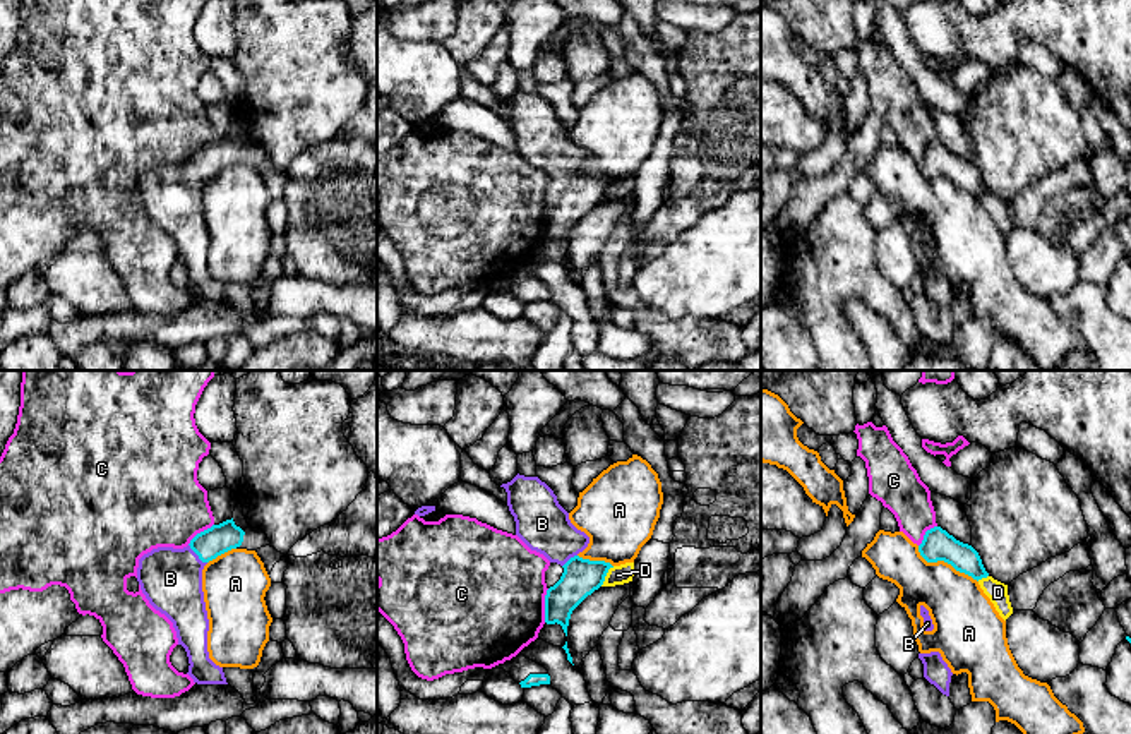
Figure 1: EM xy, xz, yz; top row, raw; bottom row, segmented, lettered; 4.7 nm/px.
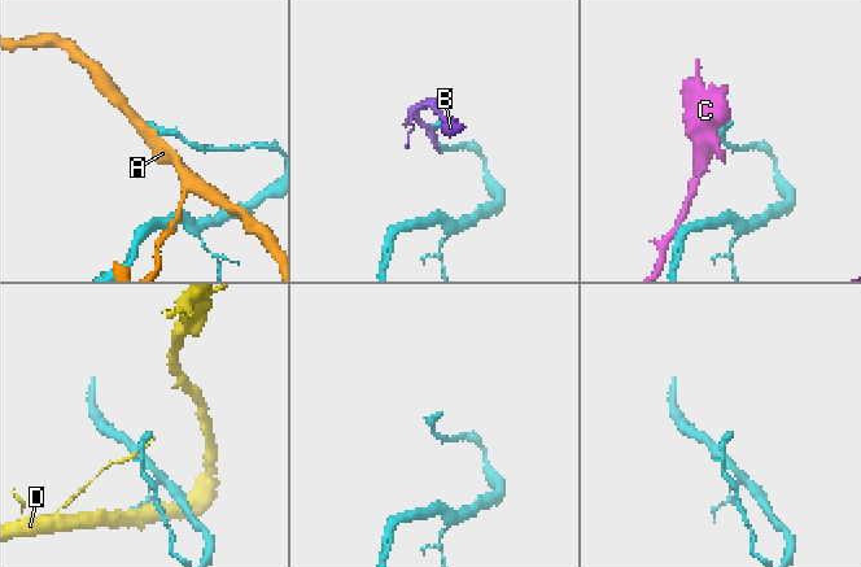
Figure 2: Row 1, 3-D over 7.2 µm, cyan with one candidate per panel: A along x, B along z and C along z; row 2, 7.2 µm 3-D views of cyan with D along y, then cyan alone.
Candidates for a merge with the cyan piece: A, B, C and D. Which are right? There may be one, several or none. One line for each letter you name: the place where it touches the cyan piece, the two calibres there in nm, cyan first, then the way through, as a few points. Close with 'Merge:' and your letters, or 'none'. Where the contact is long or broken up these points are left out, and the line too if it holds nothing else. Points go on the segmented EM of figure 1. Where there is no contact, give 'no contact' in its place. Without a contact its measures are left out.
B: xy (196, 553) | 140/280 nm | across xy (218, 539), (196, 553), (170, 578)
Merge: B

